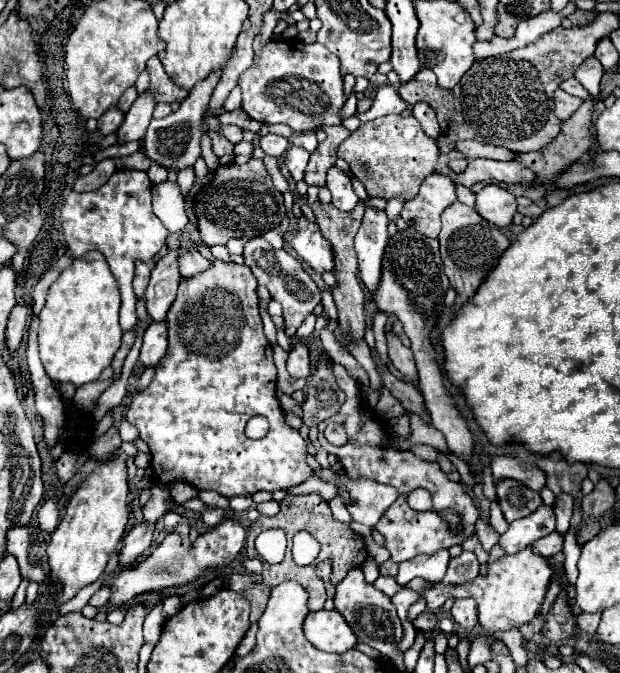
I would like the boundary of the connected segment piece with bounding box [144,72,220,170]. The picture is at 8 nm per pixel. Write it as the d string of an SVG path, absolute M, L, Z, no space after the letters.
M212 72L212 76L208 76L208 80L202 80L200 84L196 84L196 88L192 88L190 96L180 104L180 108L176 112L172 112L170 116L166 116L162 120L152 120L148 124L148 130L144 136L144 150L146 150L148 158L164 164L166 170L182 170L196 162L196 158L200 156L200 136L204 134L200 130L200 122L204 118L212 90L218 84L218 80L220 80L218 74Z

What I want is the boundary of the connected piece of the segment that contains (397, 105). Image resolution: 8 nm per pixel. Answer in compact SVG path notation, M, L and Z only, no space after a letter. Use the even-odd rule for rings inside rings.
M386 84L386 86L378 88L378 106L372 106L368 112L356 114L356 116L360 116L362 122L368 122L368 120L374 120L374 118L380 118L386 114L402 114L406 108L408 108L408 104L400 98L396 88Z

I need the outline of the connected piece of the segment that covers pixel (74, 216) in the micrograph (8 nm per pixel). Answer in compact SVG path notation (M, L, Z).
M116 170L112 174L112 178L108 180L108 184L104 184L100 190L96 192L70 192L70 196L66 198L64 206L62 206L62 230L64 230L64 238L68 244L68 250L72 252L74 258L90 252L90 250L98 250L104 254L116 282L122 294L122 308L120 308L120 326L122 330L132 330L136 326L136 296L132 290L132 278L134 278L134 262L140 258L144 262L148 262L166 242L168 230L164 228L164 224L156 218L156 214L152 212L152 182L148 180L148 174L142 170Z

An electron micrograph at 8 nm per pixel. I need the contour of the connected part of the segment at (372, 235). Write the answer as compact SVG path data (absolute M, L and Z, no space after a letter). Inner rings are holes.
M366 208L362 226L356 234L356 254L360 262L360 278L364 286L374 292L380 282L380 268L382 268L382 256L384 248L388 244L388 216L384 210Z

